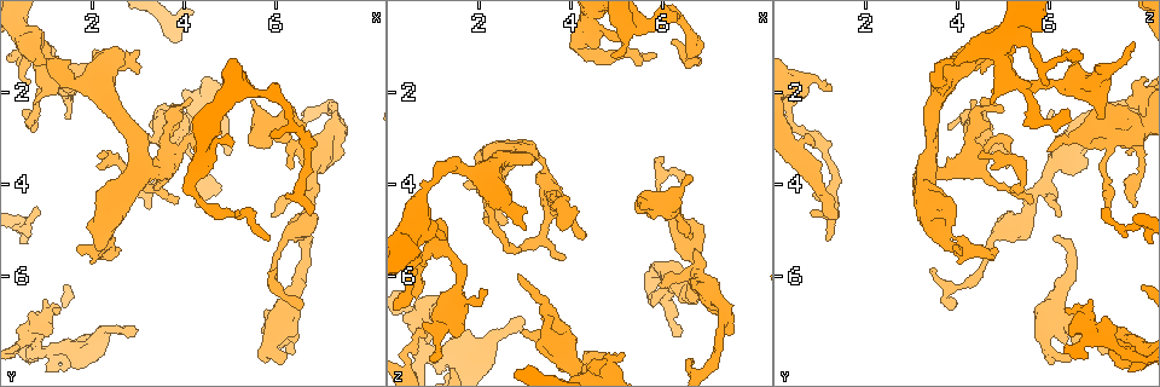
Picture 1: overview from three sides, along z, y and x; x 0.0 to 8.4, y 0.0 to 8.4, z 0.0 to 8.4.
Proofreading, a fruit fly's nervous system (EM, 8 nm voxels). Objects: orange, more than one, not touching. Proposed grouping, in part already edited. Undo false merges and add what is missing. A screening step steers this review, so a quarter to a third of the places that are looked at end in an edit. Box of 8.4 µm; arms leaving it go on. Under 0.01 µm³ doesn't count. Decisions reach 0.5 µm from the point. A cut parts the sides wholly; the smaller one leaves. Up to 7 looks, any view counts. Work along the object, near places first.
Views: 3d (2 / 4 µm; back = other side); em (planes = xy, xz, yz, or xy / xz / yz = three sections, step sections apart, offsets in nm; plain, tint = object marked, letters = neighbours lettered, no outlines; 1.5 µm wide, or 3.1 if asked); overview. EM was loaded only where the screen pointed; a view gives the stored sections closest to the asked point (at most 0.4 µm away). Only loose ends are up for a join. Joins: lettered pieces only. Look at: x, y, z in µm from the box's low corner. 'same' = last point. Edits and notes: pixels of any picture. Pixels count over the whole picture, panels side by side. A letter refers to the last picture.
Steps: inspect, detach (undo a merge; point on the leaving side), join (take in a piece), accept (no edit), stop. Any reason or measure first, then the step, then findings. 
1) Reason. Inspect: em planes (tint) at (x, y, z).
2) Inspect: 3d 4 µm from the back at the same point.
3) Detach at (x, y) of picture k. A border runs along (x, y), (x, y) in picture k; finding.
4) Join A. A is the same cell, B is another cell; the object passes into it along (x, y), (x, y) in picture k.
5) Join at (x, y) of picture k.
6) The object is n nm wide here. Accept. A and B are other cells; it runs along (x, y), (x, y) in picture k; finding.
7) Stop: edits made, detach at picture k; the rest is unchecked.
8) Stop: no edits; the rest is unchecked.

An open end. Inspect: em xz step 4 (plain) at (5.50, 2.15, 4.25).

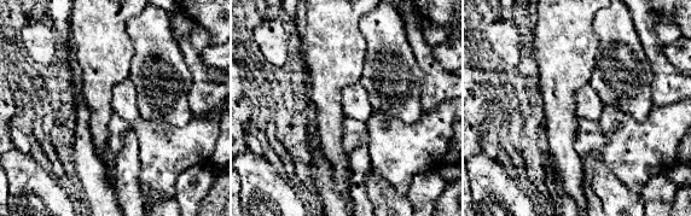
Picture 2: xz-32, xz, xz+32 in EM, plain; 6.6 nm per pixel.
Inspect: em xz step 4 (letters) at the same point.

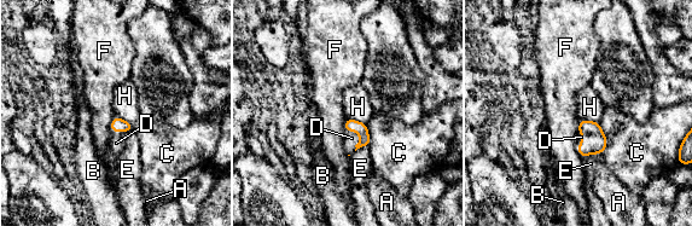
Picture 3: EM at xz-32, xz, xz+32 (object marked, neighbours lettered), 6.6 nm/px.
Join D. D is the same cell, A, B, C, E, F and H are other cells; the cell continues.

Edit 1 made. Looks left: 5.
Branch stops here. Inspect: em planes (plain) at (5.10, 3.10, 0.85).

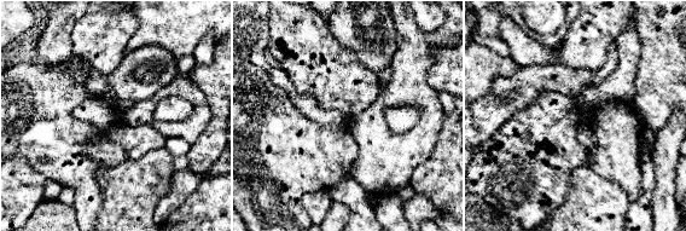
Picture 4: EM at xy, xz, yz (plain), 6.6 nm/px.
Inspect: em planes (letters) at the same point.

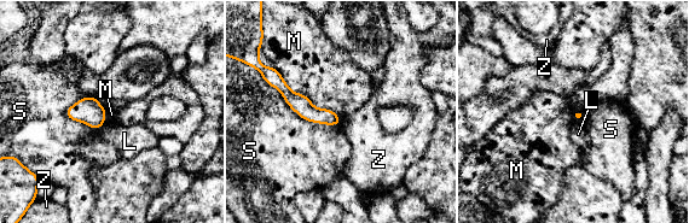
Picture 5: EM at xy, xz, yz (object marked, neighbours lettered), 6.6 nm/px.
Accept. L, M, S and Z are other cells; a border runs along (273, 66), (294, 92), (341, 121) in picture 5; no lettered piece goes on from it.

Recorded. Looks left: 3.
Thick turns thin. Inspect: 3d 4 µm from the back at (2.50, 1.25, 4.35).

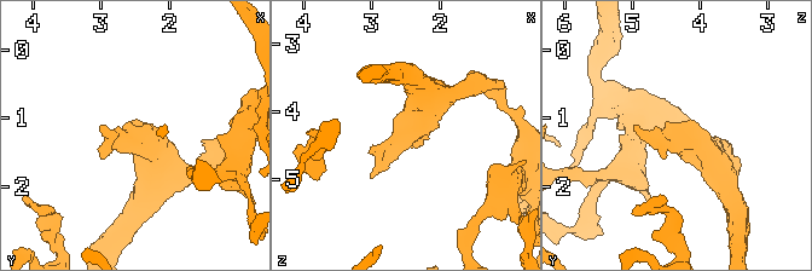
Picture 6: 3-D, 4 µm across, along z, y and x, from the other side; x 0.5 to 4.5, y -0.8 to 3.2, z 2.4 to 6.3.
Inspect: em xz step 4 (letters) at (2.55, 1.25, 4.30).

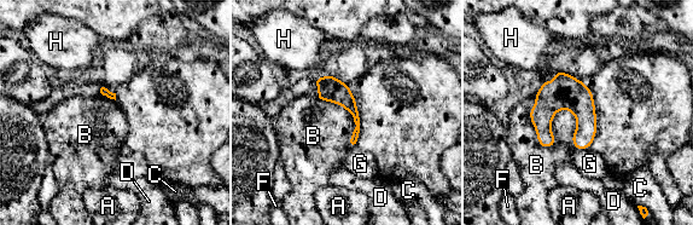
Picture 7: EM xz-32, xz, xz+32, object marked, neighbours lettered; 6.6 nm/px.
Inspect: em planes (letters) at the same point.

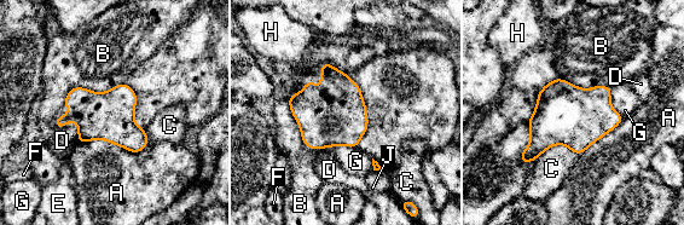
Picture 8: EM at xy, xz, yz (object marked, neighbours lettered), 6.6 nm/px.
The object is 320 nm wide here; the longest contact is with B, 440 nm. Accept. A, B, C, D, E, F, G, H and J are other cells; continuous, no second cell.

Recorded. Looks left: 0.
Stop: edits made, join at picture 3; the rest is unchecked.

